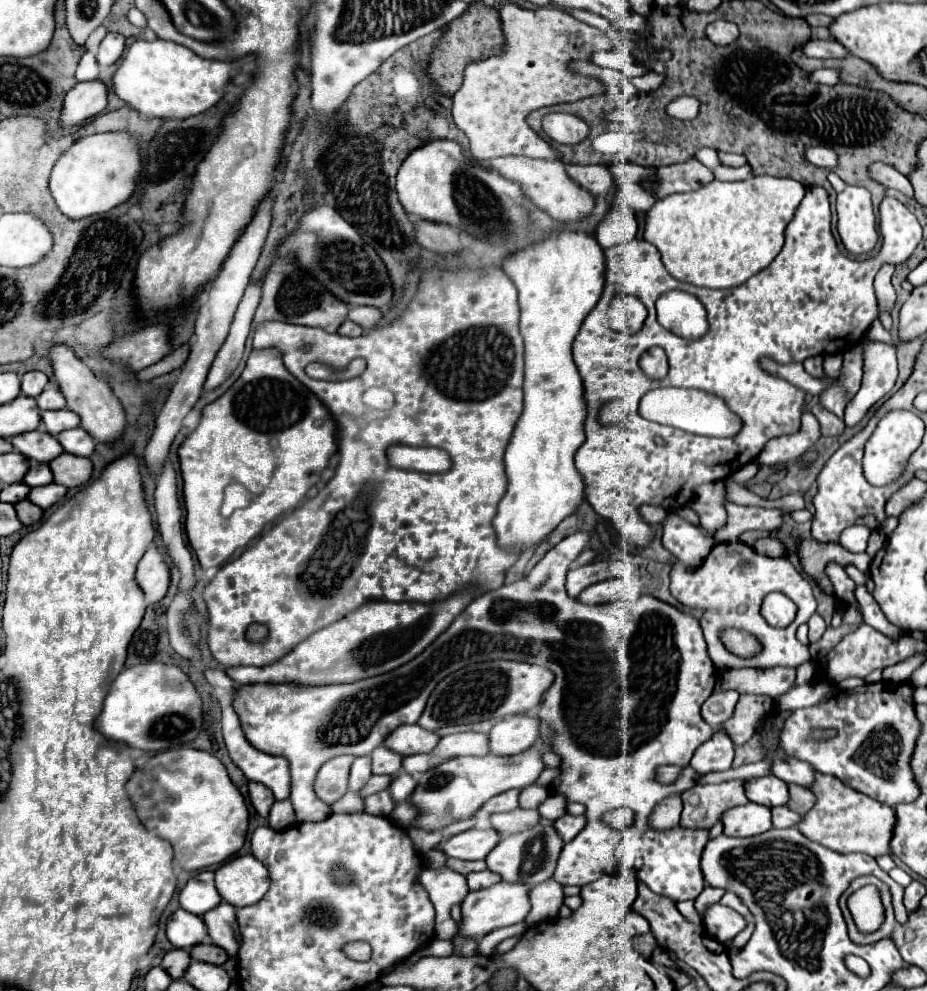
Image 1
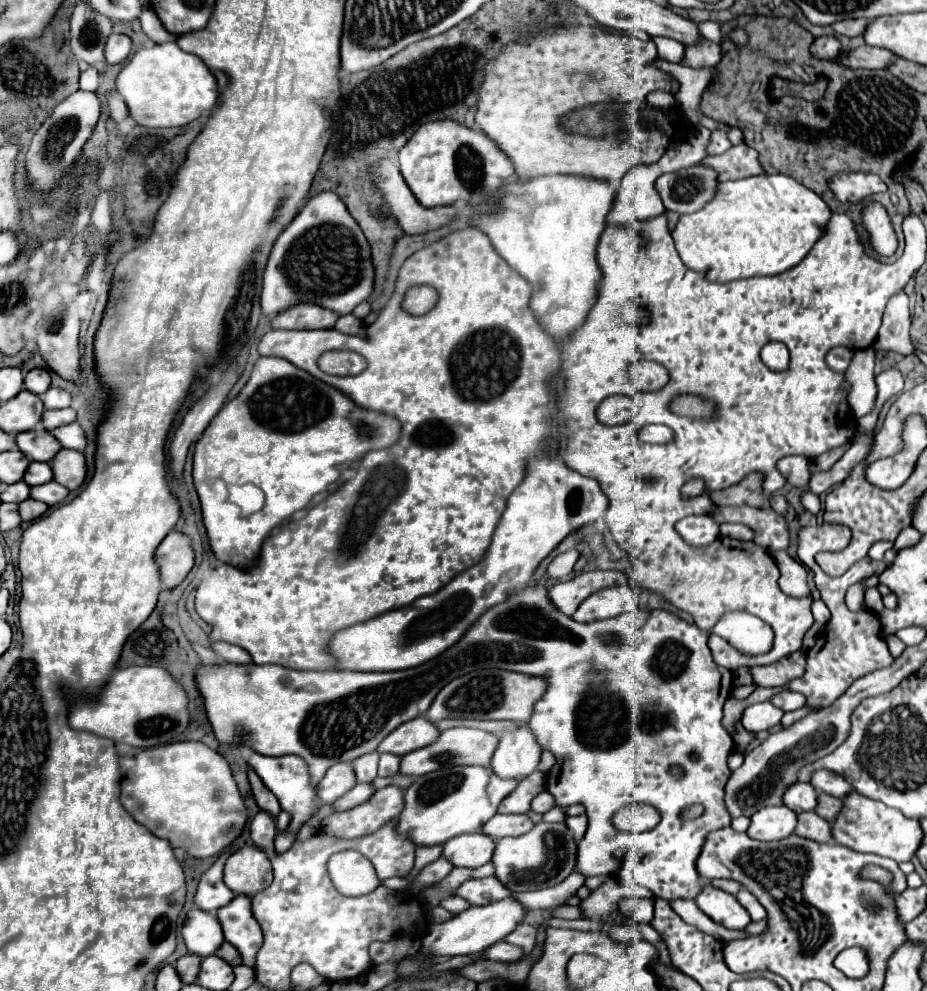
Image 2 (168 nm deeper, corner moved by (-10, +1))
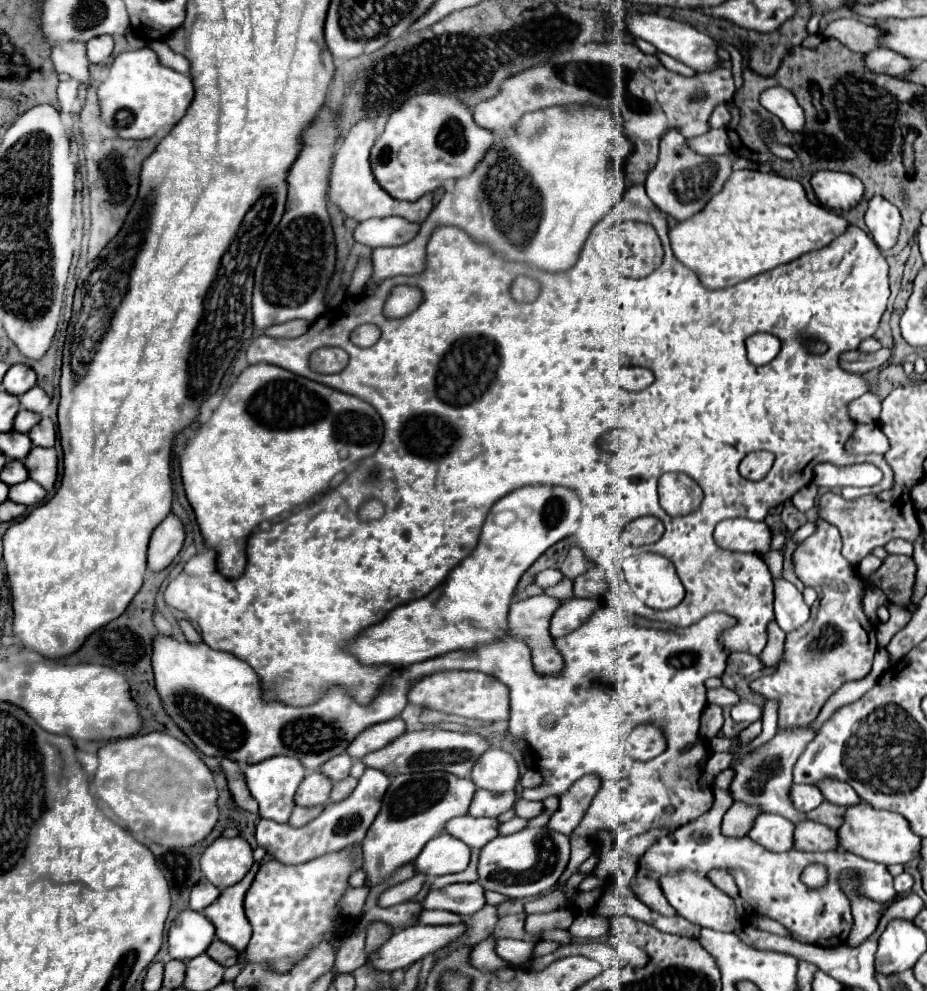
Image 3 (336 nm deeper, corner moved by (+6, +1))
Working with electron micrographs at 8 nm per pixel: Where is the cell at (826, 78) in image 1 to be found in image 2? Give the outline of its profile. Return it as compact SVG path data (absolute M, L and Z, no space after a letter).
M860 46L856 50L850 50L850 56L844 58L844 66L848 68L868 68L868 70L886 70L892 64L894 54L886 48L874 48L874 46Z

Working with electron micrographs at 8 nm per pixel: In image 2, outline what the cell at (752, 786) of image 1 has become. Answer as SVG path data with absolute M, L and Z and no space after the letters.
M798 782L792 788L788 788L788 792L784 794L784 804L798 814L814 810L818 806L818 792L812 784Z

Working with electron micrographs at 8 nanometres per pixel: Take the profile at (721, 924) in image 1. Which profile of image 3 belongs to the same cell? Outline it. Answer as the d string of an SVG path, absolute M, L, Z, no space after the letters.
M686 870L686 872L678 872L678 874L660 876L660 886L662 886L666 900L678 912L678 916L690 920L692 924L698 924L702 928L712 928L718 932L734 932L744 924L744 920L738 916L738 912L734 908L732 898L726 896L722 890L718 890L706 876Z

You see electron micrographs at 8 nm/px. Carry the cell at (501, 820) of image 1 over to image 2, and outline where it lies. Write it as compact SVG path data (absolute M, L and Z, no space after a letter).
M496 814L486 824L482 824L480 832L494 840L500 840L506 836L522 836L530 832L532 826L534 824L528 814Z

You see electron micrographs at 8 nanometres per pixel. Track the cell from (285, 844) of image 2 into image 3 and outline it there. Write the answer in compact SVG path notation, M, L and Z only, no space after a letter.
M254 862L250 872L238 884L226 888L218 896L216 904L210 904L208 908L204 908L206 918L216 928L218 940L236 948L238 954L242 954L246 950L246 946L250 942L250 936L252 936L250 922L248 922L248 918L244 914L244 908L242 908L242 900L244 900L244 894L250 888L250 884L252 884L259 868L260 863Z

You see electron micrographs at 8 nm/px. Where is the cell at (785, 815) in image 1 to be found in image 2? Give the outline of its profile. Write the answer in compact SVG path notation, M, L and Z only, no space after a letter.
M802 812L798 814L796 834L814 842L830 842L832 840L832 826L828 820L820 818L816 812Z

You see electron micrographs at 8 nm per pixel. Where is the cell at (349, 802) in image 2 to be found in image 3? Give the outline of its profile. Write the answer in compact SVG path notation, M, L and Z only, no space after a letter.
M296 806L294 808L294 812L292 812L292 816L290 816L290 820L288 820L288 824L290 826L304 826L304 824L308 824L310 820L314 820L318 814L320 814L320 810L324 810L326 806L312 806L312 808L304 808L304 806Z

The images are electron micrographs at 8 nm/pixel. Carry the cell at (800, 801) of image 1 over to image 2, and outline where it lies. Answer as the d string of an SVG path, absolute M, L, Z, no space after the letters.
M822 792L822 794L820 794L820 800L818 800L816 812L818 812L824 820L834 822L836 816L838 816L838 812L842 810L842 806L844 806L844 802L842 802L840 798L834 798L834 796L828 796L828 794Z

